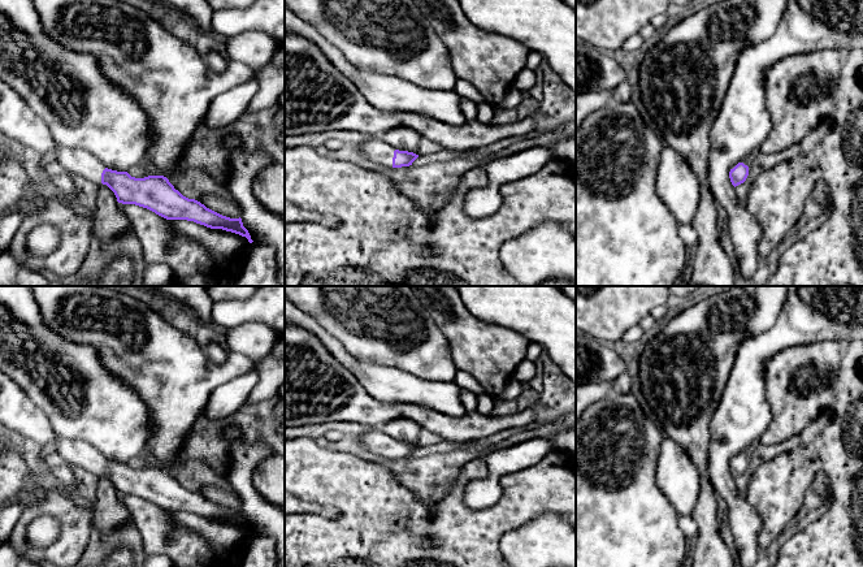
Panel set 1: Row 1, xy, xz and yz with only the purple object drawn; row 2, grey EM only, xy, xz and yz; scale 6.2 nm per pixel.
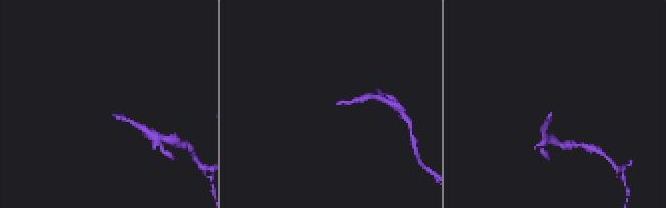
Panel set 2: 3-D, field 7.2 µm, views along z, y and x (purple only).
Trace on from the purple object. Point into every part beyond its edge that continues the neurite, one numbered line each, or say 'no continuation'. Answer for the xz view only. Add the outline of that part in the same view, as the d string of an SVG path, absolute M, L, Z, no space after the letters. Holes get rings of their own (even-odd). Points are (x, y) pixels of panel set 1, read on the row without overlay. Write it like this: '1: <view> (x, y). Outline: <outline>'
1: xz (374, 440). Outline: M370 427L369 430L354 437L354 440L365 450L393 459L393 449L395 440L387 436L380 427Z

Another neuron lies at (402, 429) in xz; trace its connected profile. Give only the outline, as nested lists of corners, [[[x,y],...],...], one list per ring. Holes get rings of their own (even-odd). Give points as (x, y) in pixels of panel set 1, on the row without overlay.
[[[398,417],[383,424],[381,429],[395,441],[413,443],[420,447],[421,428],[413,420]]]

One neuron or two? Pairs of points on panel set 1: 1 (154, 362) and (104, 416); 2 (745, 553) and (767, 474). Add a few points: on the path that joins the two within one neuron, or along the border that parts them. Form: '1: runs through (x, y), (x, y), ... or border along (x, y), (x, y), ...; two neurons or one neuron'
1: border along (107, 368), (116, 373), (146, 403), (148, 412); two neurons
2: border along (744, 498), (760, 519), (759, 542); two neurons

